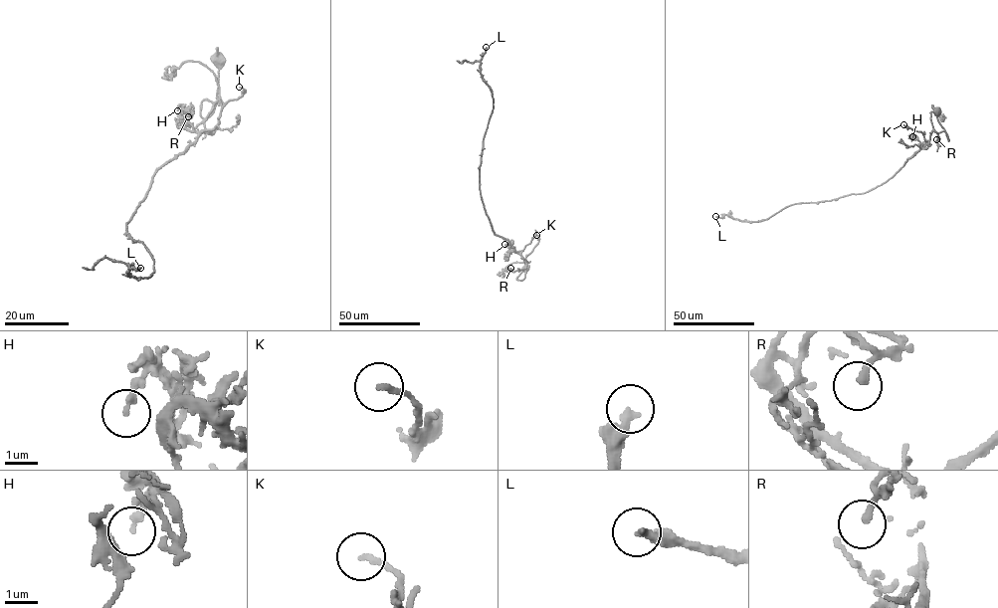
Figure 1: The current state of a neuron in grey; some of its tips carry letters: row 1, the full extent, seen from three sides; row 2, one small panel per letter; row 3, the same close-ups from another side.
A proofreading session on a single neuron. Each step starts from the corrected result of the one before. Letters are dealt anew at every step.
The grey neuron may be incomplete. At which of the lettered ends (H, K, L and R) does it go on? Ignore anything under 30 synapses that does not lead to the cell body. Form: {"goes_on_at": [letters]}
{"goes_on_at": ["L"]}

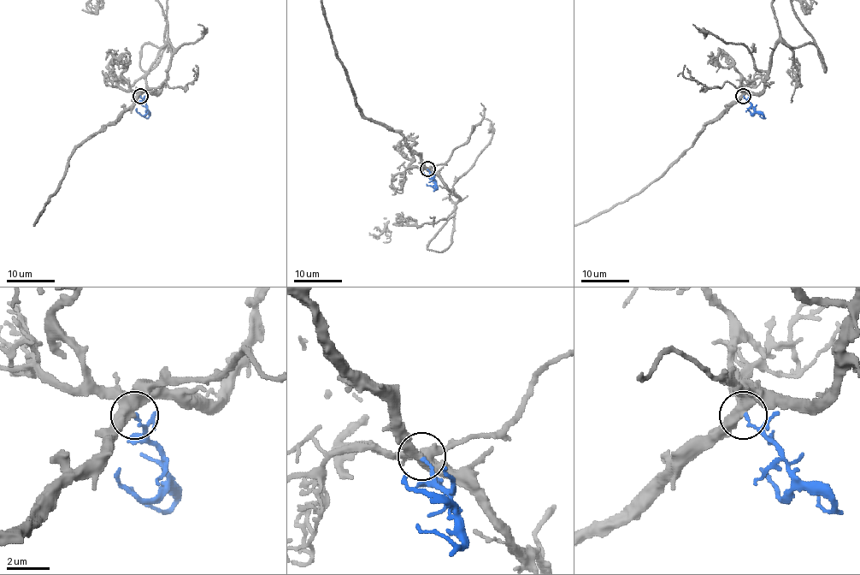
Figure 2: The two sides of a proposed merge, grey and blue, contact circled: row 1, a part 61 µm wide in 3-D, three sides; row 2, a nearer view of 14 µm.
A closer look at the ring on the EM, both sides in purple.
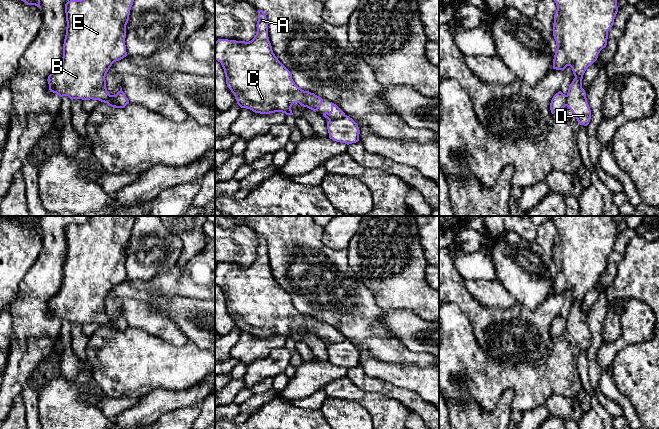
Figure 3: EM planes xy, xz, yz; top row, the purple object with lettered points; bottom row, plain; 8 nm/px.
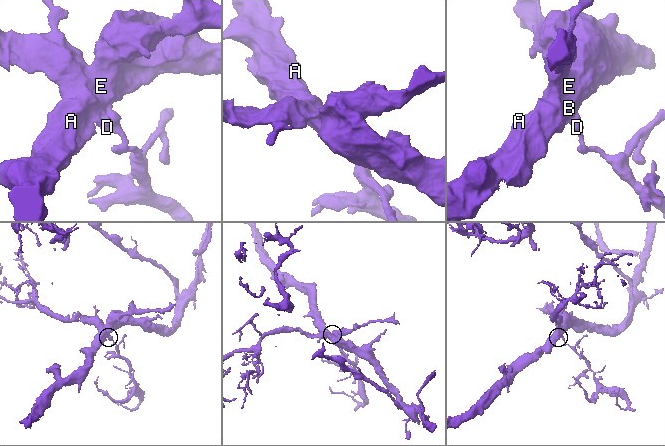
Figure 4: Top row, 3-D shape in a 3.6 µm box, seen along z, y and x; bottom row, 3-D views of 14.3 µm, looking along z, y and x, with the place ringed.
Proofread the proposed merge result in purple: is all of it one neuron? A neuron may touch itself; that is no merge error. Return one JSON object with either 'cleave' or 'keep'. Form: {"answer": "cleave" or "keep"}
{"answer": "cleave"}

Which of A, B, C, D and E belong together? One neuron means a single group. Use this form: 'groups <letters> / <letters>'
groups A B C E / D

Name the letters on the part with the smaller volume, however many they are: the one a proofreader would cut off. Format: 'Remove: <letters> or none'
Remove: D

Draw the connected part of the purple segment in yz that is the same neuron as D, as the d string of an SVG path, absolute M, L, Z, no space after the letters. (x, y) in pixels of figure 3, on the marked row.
M583 76L573 79L566 95L566 106L572 111L580 125L587 126L591 118L591 110L587 102L586 92L582 88Z

